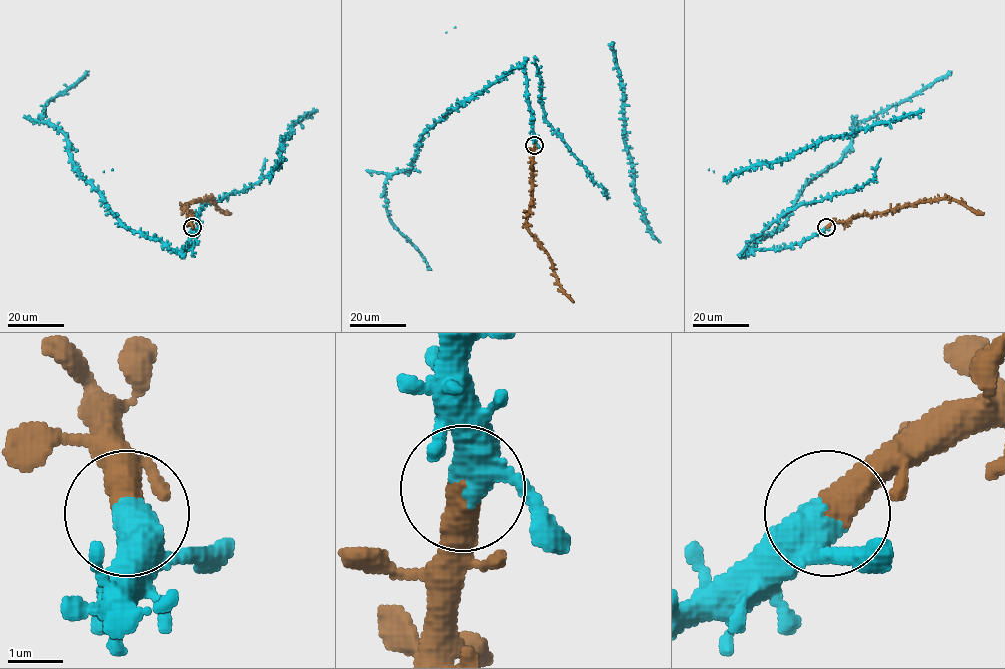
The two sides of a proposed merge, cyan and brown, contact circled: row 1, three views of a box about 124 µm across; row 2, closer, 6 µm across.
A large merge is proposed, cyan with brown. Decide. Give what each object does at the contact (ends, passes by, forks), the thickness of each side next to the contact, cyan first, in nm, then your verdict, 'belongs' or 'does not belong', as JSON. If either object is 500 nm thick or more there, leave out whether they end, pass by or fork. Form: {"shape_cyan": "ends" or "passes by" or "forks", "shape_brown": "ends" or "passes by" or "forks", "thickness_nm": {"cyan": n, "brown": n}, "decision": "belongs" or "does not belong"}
{"thickness_nm": {"cyan": 550, "brown": 600}, "decision": "belongs"}

